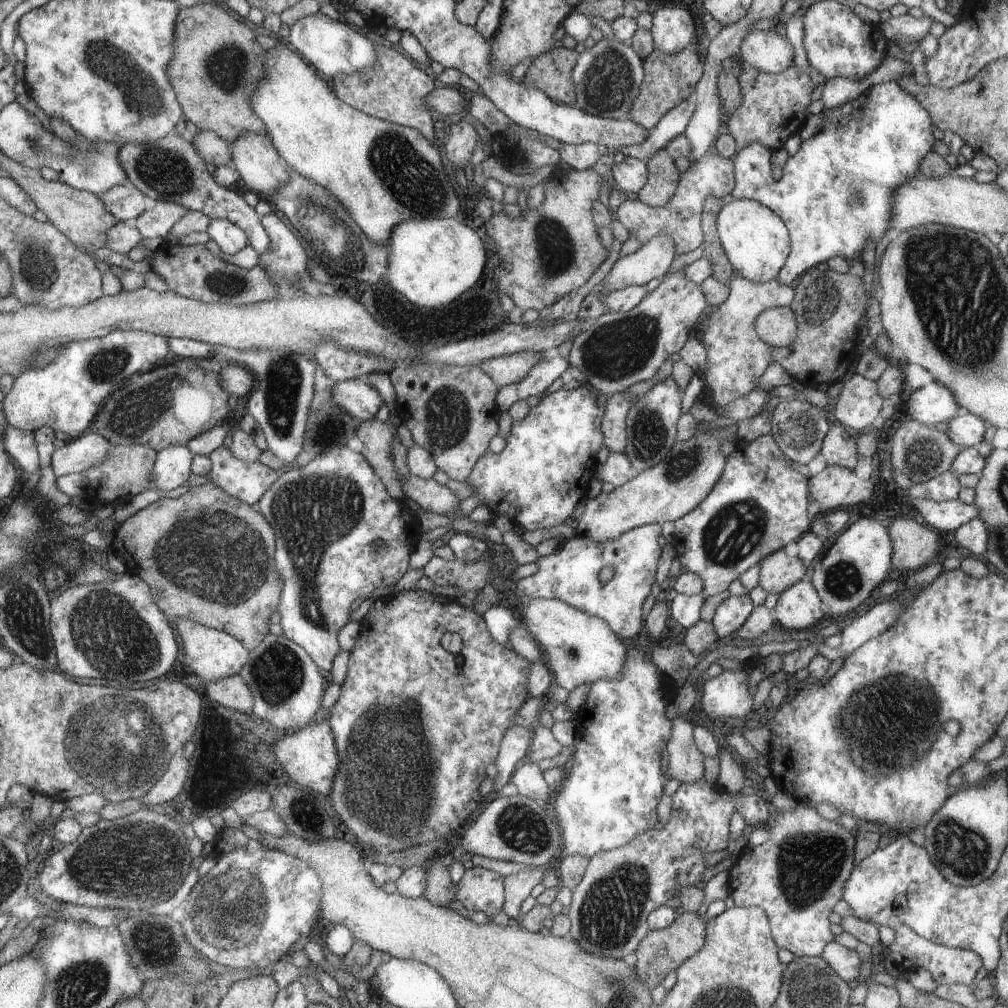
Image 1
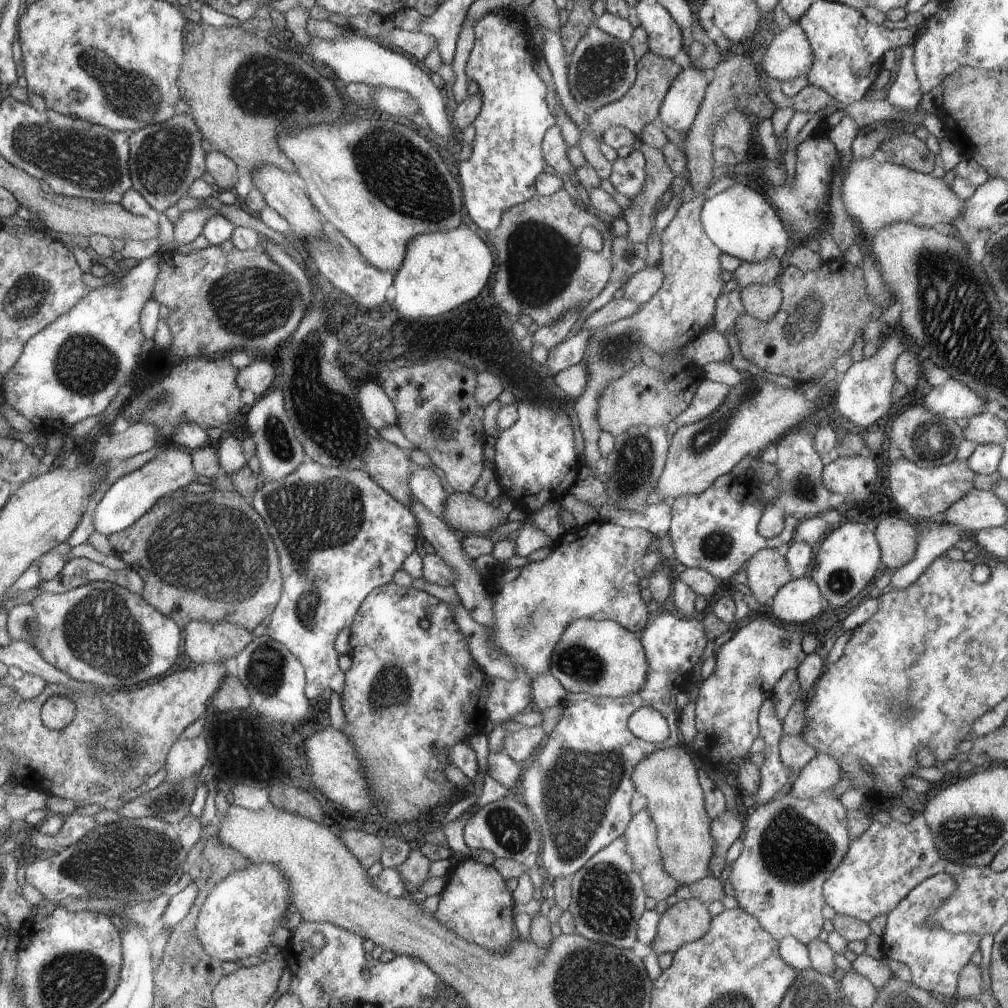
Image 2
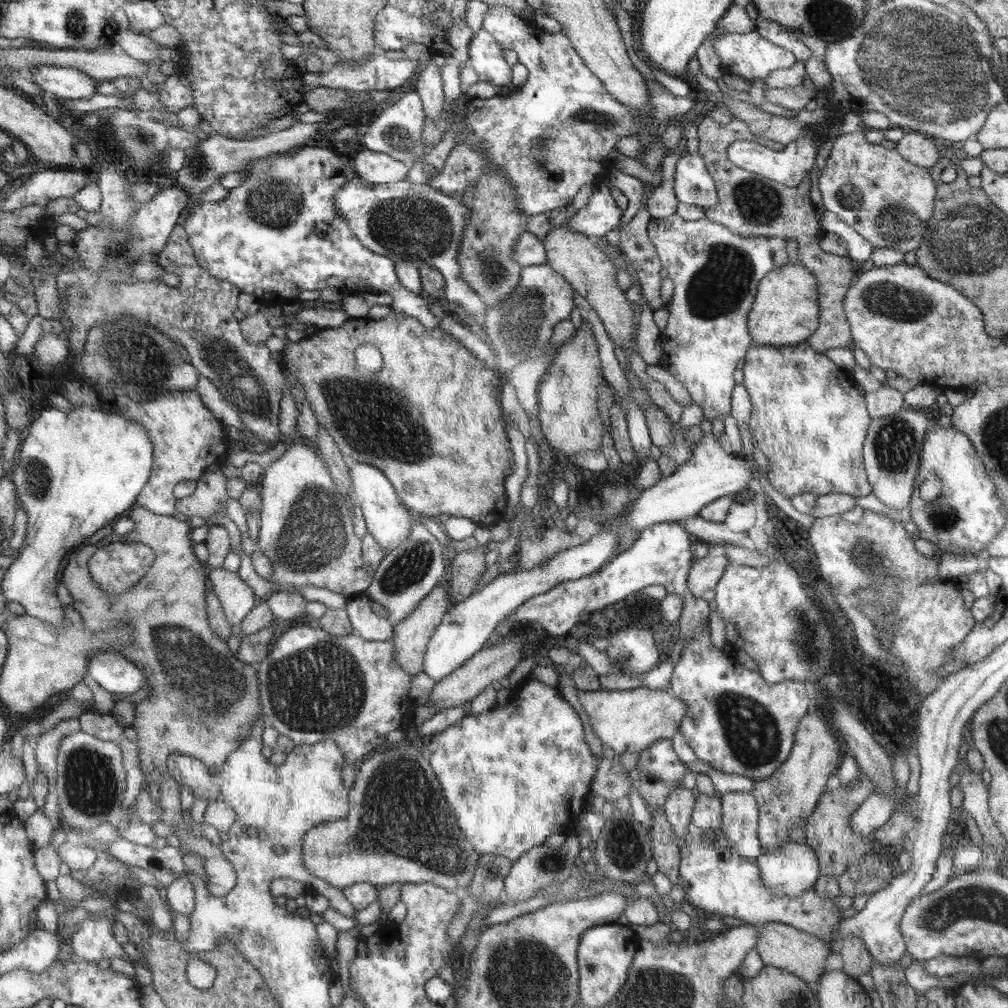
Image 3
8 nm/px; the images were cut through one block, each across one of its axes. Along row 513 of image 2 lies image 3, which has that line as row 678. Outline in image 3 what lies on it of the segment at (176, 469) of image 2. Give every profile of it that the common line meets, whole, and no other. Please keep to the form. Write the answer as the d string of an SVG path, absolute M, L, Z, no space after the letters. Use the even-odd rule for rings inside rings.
M100 652L92 656L88 675L102 688L114 694L134 694L146 684L145 671L118 652Z

